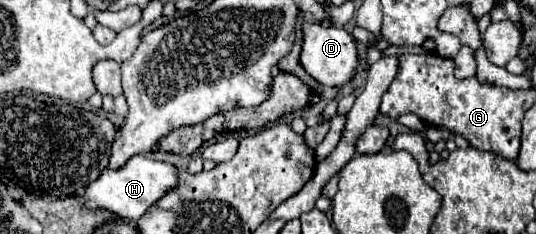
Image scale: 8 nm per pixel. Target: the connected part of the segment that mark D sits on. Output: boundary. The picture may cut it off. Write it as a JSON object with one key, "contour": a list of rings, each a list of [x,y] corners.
{"contour":[[[319,22],[305,24],[303,26],[303,52],[301,52],[301,64],[303,68],[321,84],[327,86],[337,86],[341,88],[347,84],[359,66],[359,56],[357,56],[357,46],[355,38],[345,30],[337,26],[321,26]]]}

